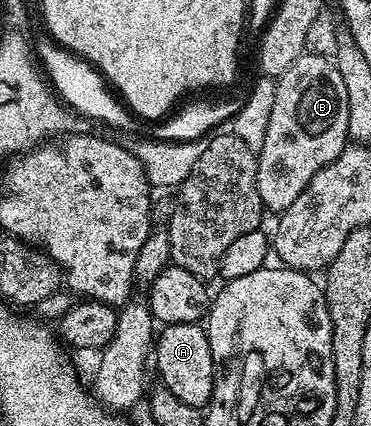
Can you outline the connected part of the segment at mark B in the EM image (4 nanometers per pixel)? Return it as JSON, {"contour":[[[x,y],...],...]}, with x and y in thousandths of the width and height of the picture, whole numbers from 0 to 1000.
{"contour":[[[811,127],[771,169],[744,185],[739,254],[728,254],[728,291],[706,347],[695,357],[695,451],[725,495],[763,498],[803,469],[814,441],[871,390],[887,390],[927,354],[938,319],[938,246],[933,197],[922,197],[922,169],[911,169],[903,143],[868,127]]]}

